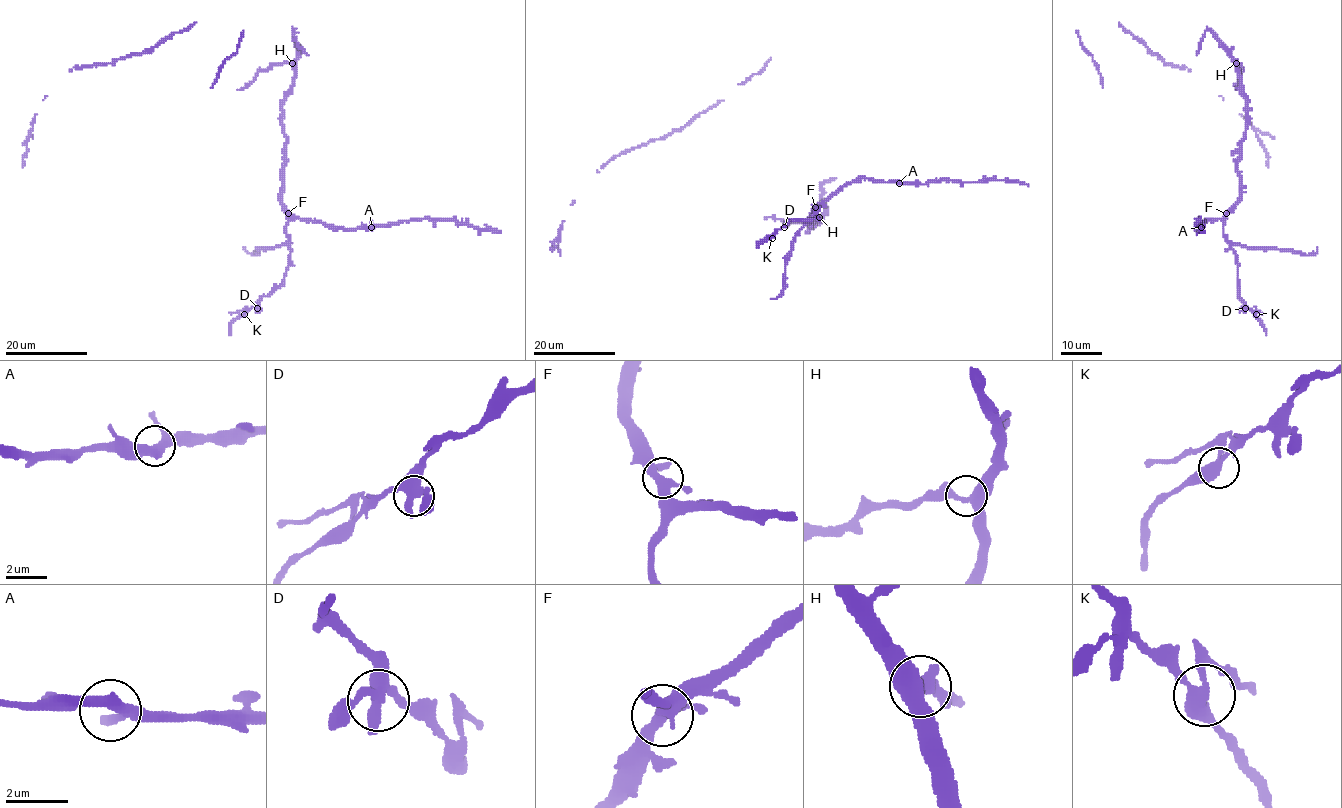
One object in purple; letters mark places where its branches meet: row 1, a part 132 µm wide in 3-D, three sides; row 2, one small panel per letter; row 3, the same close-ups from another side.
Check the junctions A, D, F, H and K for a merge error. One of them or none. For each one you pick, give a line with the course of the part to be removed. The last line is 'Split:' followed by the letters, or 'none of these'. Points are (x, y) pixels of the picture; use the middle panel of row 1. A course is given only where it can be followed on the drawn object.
K: Course of the part to remove: (772, 238), (757, 244)
Split: K

